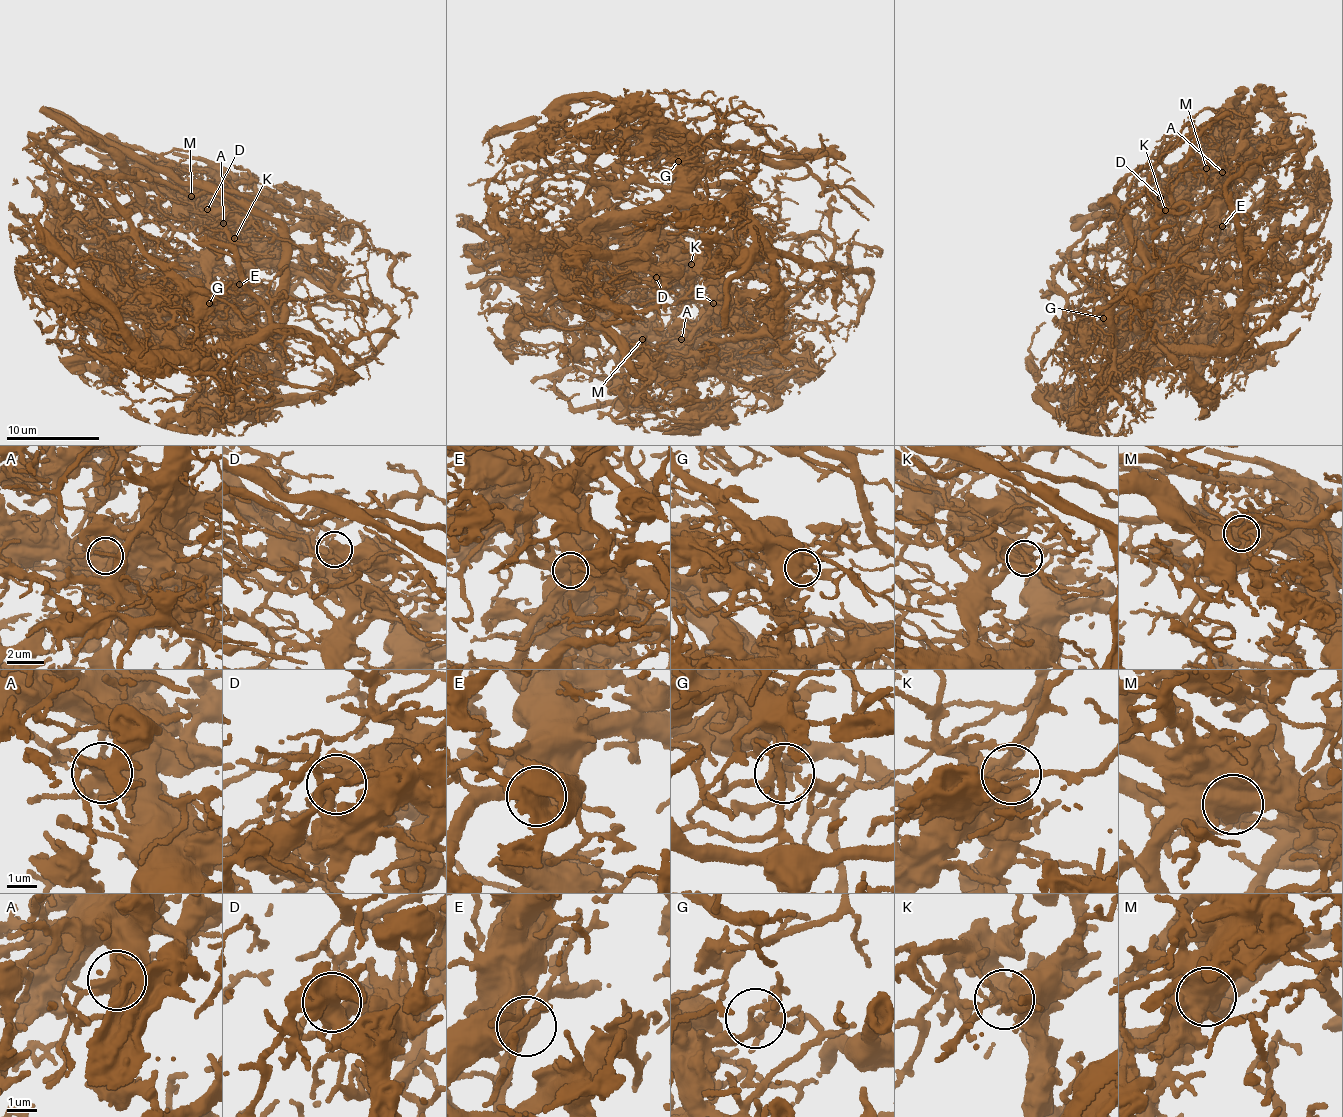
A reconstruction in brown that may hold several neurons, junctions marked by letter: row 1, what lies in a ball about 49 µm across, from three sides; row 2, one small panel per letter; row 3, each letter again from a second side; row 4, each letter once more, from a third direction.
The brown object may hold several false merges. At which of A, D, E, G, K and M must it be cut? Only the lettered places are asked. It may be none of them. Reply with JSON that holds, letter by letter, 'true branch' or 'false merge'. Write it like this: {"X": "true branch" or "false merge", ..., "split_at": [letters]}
{"A": "true branch", "D": "true branch", "E": "true branch", "G": "true branch", "K": "true branch", "M": "true branch", "split_at": []}

